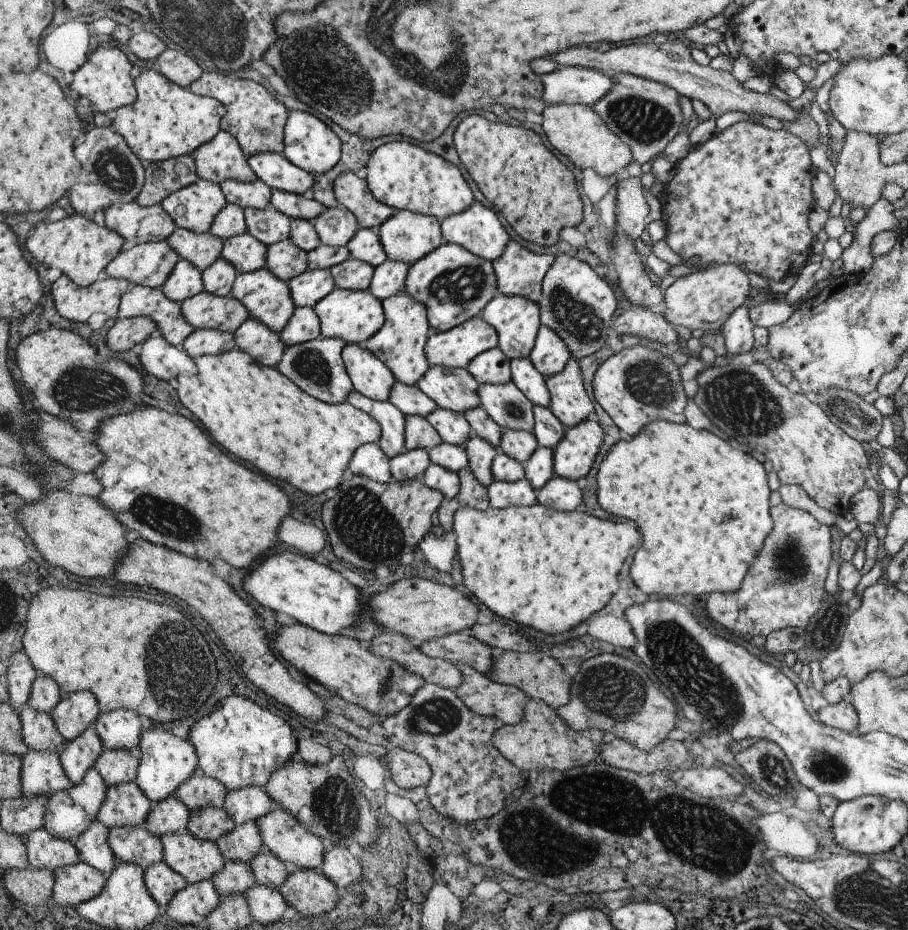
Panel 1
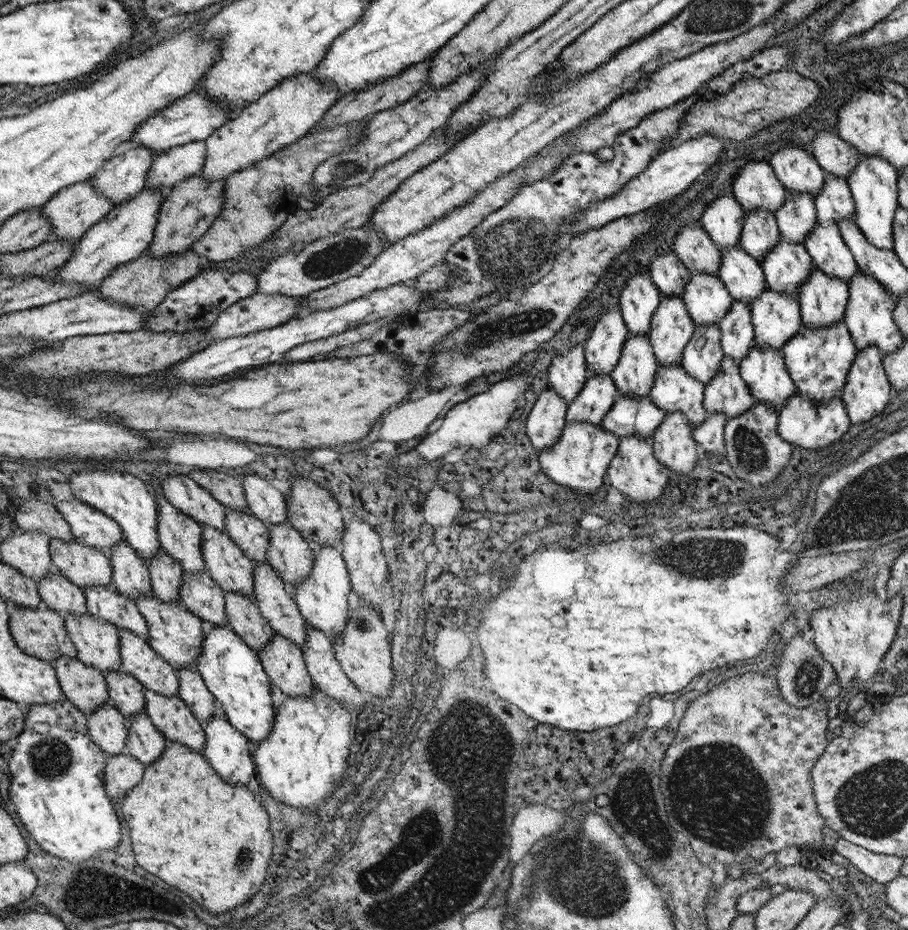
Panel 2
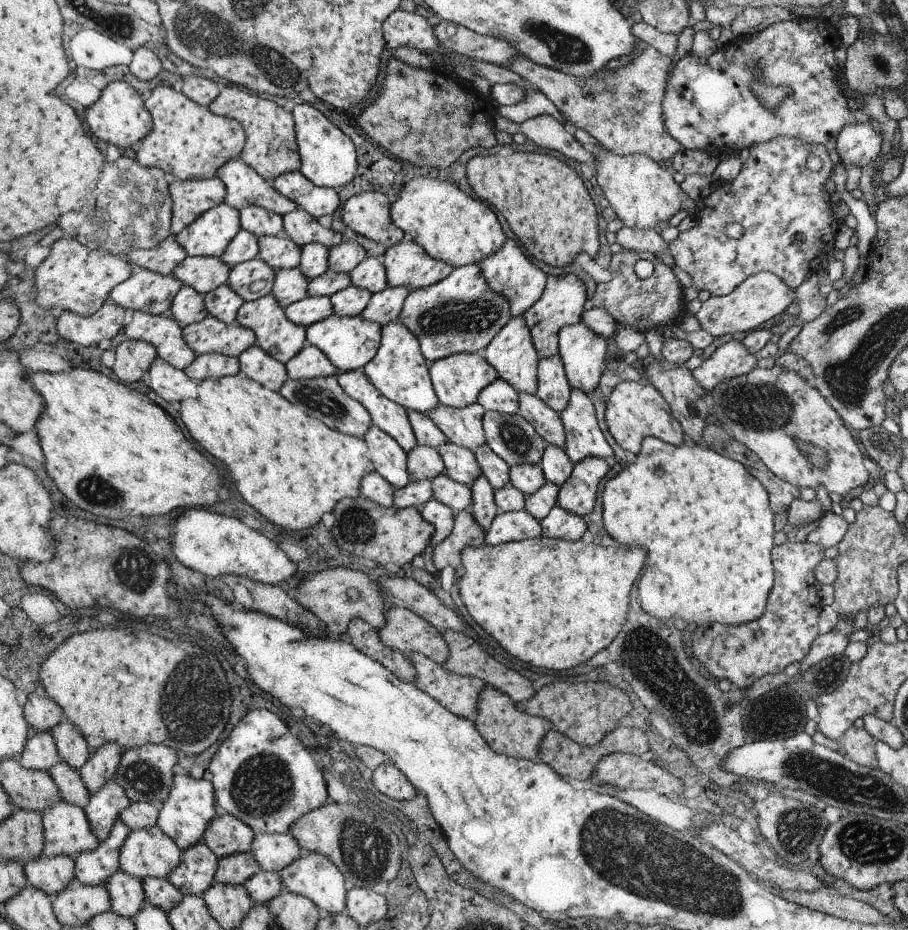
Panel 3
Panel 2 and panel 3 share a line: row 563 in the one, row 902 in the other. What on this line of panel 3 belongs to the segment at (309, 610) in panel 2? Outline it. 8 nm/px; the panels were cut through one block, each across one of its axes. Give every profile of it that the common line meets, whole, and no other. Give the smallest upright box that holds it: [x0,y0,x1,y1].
[279,852,345,914]

